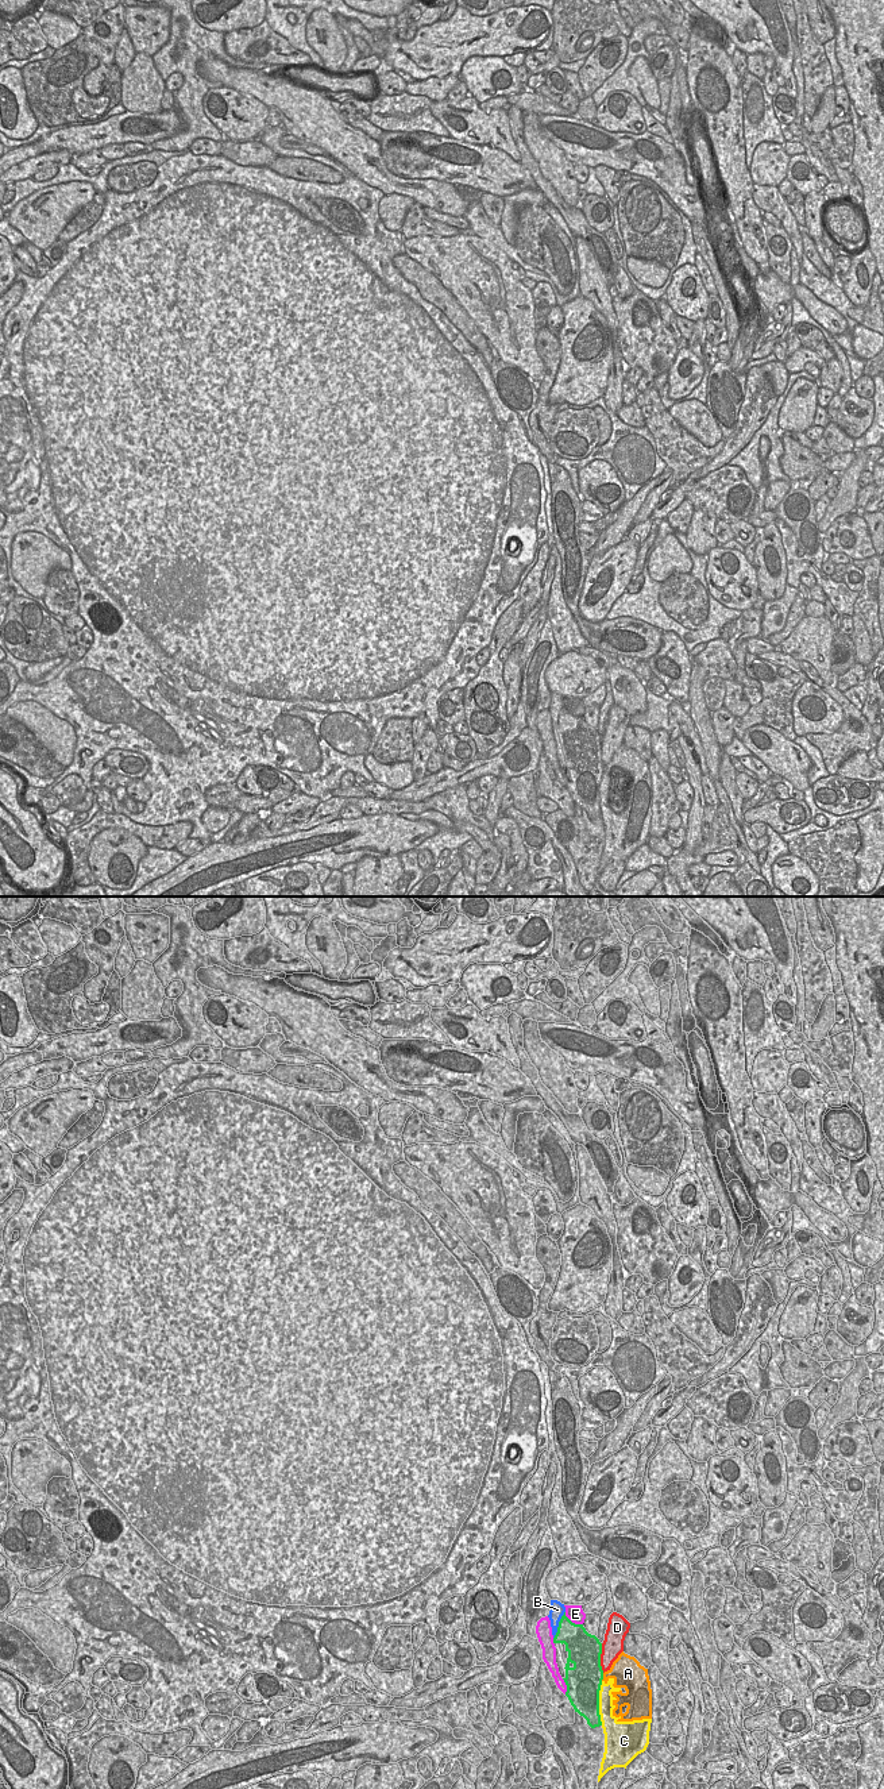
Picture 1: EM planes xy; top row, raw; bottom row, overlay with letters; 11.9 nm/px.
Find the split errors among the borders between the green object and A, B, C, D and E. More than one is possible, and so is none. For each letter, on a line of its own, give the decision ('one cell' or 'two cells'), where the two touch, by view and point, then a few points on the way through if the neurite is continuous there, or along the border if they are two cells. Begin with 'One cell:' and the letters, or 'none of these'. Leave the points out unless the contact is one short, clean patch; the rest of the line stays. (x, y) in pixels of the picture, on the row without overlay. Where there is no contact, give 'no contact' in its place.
One cell: B
A: two cells; meets green in xy at (602, 770)
B: one cell; meets green in xy at (559, 717); runs through xy (575, 729), (559, 717), (558, 702)
C: two cells; meets green in xy at (598, 795)
D: two cells; meets green in xy at (599, 751)
E: two cells; meets green in xy at (571, 714)

